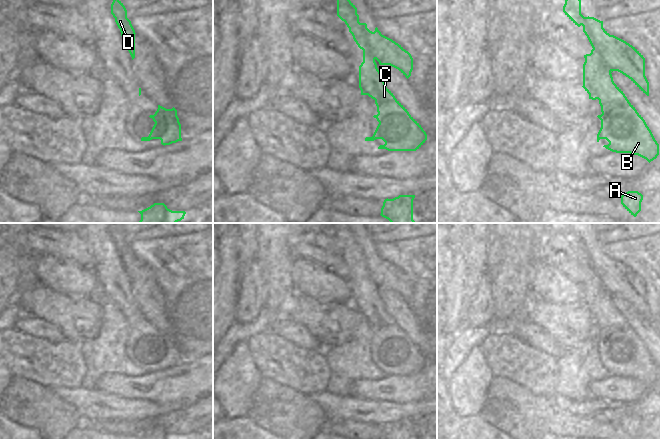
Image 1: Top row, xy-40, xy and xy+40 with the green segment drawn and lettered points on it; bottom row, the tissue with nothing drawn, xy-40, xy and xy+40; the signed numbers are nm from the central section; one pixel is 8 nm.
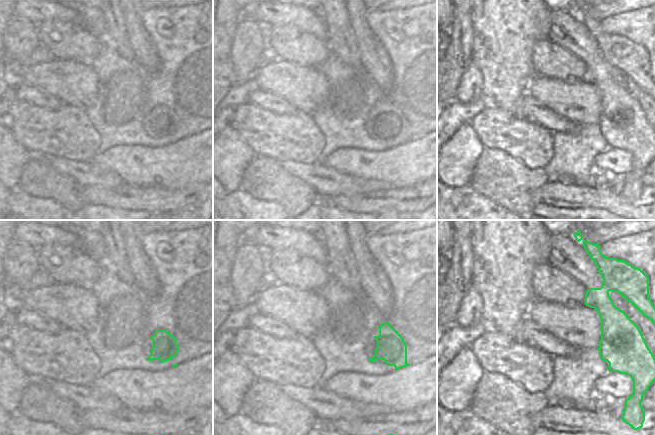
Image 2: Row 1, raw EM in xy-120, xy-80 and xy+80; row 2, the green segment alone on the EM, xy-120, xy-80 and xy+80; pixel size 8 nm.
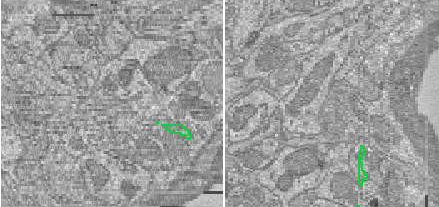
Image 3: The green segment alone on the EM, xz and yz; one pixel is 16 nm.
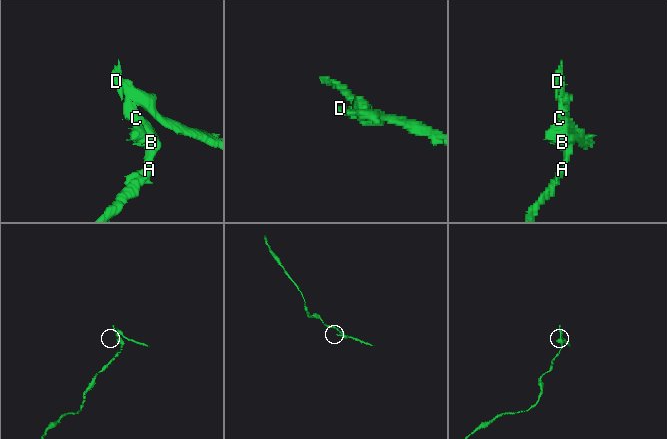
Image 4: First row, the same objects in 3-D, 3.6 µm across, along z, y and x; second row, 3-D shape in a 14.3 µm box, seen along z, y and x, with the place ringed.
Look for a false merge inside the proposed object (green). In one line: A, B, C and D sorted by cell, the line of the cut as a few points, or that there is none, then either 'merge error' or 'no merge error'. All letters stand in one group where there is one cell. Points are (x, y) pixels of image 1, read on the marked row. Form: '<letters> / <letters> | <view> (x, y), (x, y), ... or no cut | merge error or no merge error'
A B C / D | xy+40 (593, 48), (600, 59), (611, 70) | merge error

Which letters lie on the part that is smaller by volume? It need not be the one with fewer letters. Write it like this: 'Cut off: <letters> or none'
Cut off: D

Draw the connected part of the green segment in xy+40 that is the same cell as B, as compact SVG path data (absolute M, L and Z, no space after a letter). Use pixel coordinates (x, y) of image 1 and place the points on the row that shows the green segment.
M592 49L590 54L584 55L583 88L589 94L589 99L599 100L601 128L597 134L597 142L606 139L609 144L606 149L616 153L630 153L646 159L649 163L659 155L659 144L643 117L629 102L623 91L614 83L611 70L605 65L597 52Z

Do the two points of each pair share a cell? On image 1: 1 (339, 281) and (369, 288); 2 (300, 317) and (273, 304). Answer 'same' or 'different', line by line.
1: same
2: same

